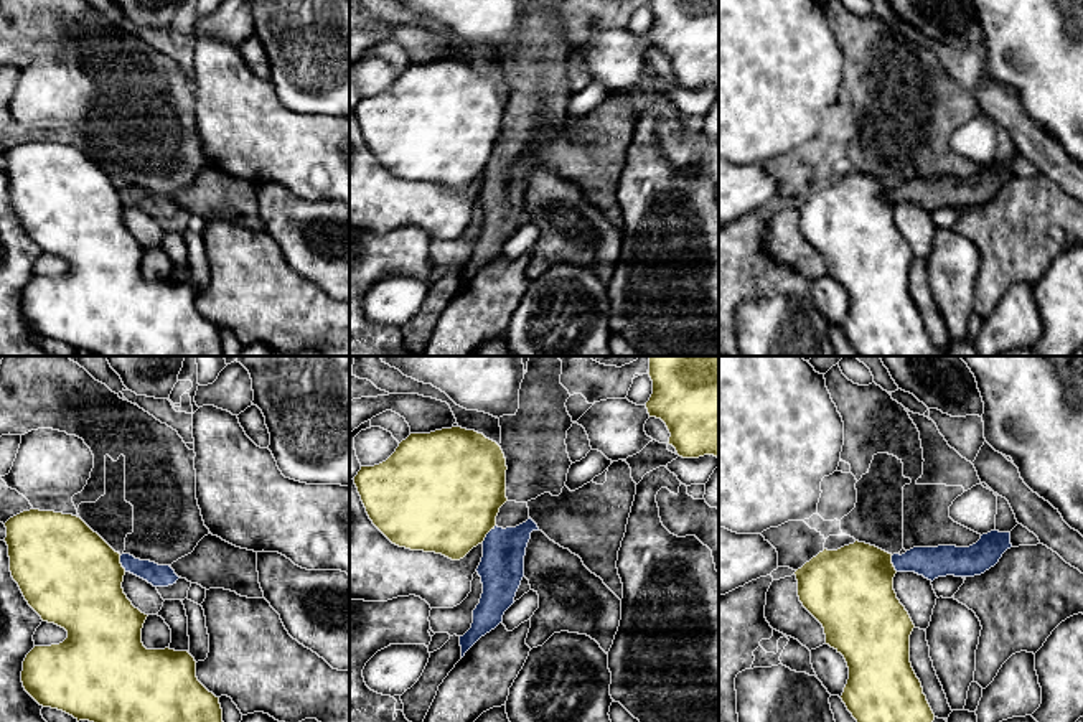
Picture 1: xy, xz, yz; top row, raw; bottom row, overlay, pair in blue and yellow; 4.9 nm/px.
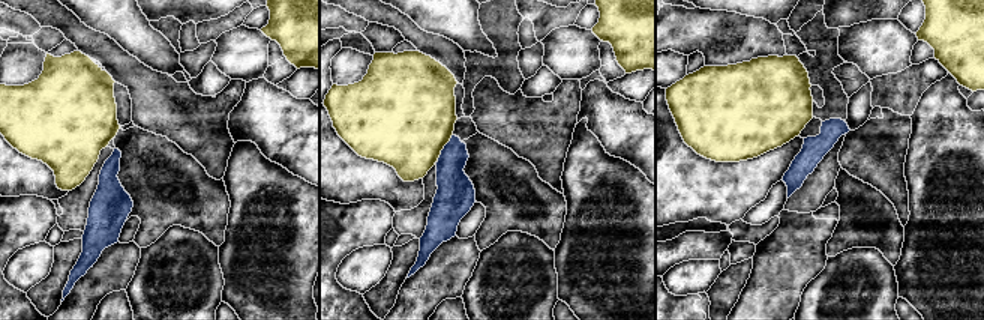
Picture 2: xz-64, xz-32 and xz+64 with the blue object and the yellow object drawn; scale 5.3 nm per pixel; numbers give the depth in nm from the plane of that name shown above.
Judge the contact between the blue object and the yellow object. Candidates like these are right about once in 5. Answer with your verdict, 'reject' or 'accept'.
reject

